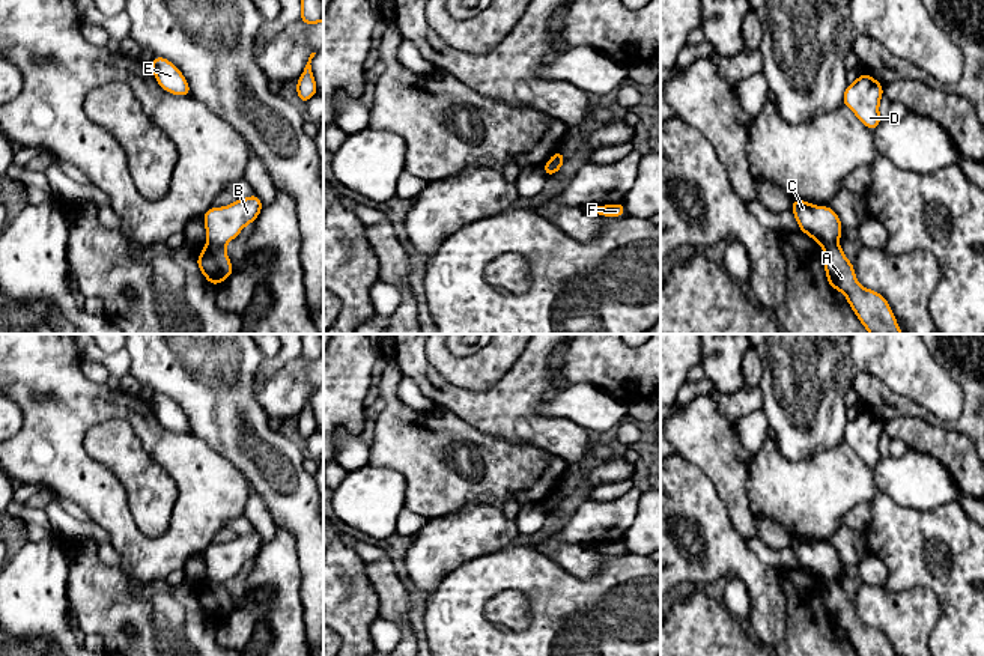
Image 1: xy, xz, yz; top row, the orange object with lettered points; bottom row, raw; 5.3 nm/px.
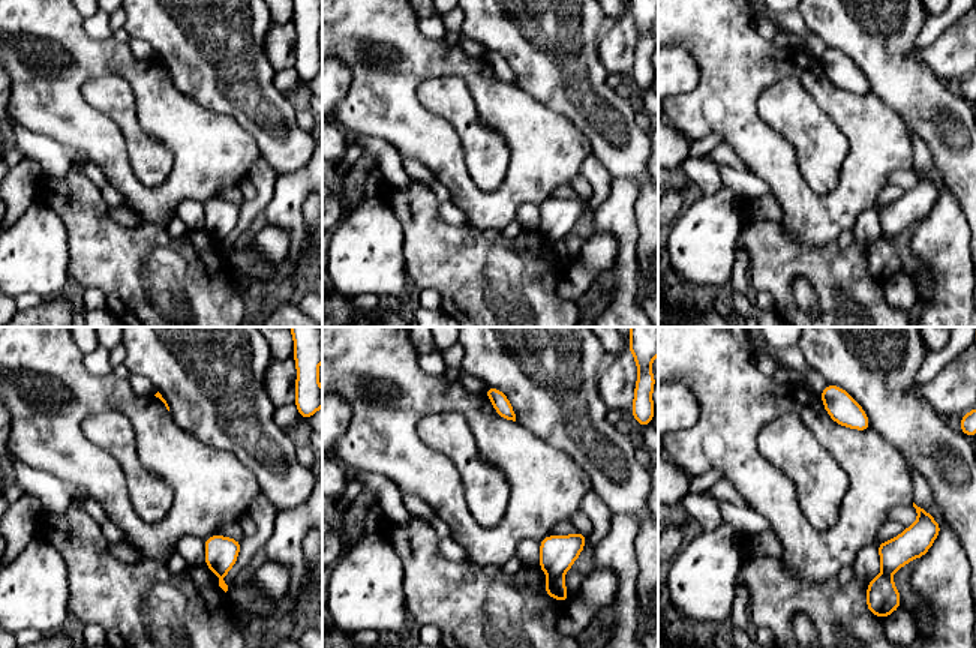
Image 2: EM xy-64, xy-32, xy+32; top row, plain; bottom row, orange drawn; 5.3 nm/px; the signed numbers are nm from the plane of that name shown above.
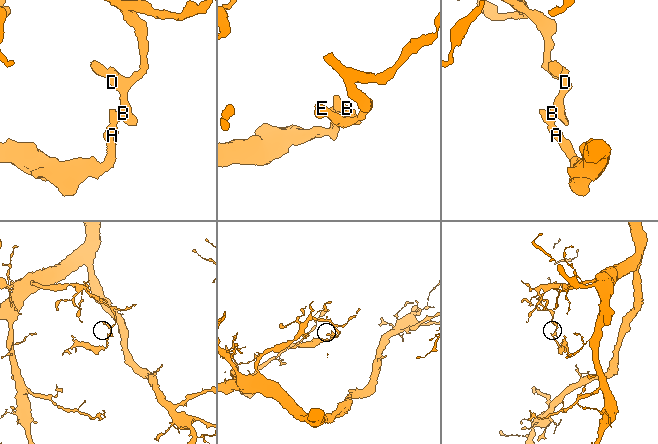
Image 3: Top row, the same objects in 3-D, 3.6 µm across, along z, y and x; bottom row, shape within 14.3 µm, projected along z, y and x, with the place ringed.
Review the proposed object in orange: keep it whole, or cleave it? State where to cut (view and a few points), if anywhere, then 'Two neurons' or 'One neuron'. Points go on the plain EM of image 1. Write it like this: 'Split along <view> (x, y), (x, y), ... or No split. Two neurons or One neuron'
Split along xy (208, 580), (223, 584). Two neurons

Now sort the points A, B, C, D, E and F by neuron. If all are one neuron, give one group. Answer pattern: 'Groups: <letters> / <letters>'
Groups: A / B C D E F

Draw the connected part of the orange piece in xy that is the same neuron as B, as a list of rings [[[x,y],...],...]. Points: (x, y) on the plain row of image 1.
[[[254,530],[251,534],[238,536],[224,545],[209,545],[202,554],[206,564],[208,581],[224,584],[239,569],[259,554],[263,542]]]

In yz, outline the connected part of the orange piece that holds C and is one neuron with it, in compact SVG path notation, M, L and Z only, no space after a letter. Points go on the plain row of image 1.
M791 537L790 548L797 557L799 567L805 569L820 582L828 584L838 581L843 570L843 563L840 554L832 545L812 543L806 537Z

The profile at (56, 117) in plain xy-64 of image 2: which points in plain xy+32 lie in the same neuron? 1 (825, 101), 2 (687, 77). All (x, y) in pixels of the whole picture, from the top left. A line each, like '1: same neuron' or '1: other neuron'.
1: same neuron
2: other neuron

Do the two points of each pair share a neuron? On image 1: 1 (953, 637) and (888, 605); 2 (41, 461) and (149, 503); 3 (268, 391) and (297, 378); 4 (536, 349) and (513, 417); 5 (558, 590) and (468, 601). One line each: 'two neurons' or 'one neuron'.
1: two neurons
2: two neurons
3: one neuron
4: one neuron
5: one neuron

